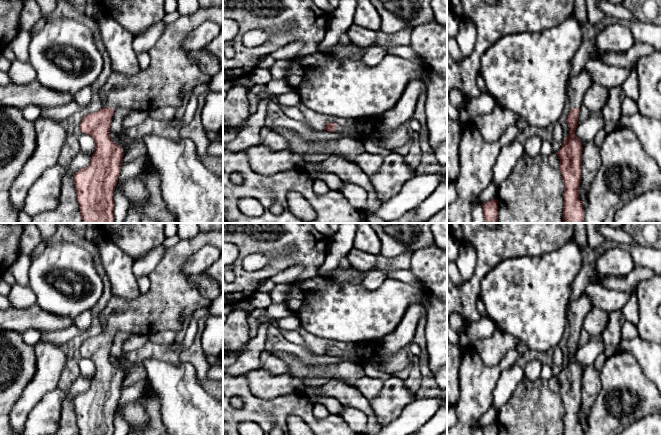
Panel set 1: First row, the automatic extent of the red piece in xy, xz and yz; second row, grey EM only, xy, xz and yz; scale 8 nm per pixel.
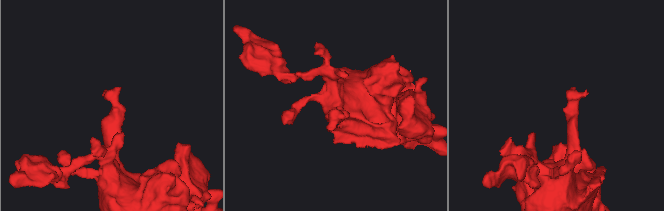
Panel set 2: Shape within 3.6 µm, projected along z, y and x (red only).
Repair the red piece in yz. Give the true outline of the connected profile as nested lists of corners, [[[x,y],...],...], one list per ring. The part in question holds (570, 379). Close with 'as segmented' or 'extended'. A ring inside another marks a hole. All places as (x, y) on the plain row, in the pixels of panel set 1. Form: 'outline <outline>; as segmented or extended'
outline [[[586,293],[573,300],[567,307],[567,322],[571,327],[571,334],[566,345],[570,358],[563,365],[561,373],[556,376],[560,383],[560,395],[565,408],[563,435],[584,435],[583,425],[579,423],[583,371],[575,355],[579,348],[578,341],[584,319],[592,308],[591,299]]]; extended

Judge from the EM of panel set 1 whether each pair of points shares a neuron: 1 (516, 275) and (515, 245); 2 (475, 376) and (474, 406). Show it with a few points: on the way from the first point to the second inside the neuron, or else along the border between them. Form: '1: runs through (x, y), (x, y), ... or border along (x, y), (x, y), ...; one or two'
1: border along (538, 255), (508, 257), (494, 267); two
2: runs through (475, 383), (475, 399); one

